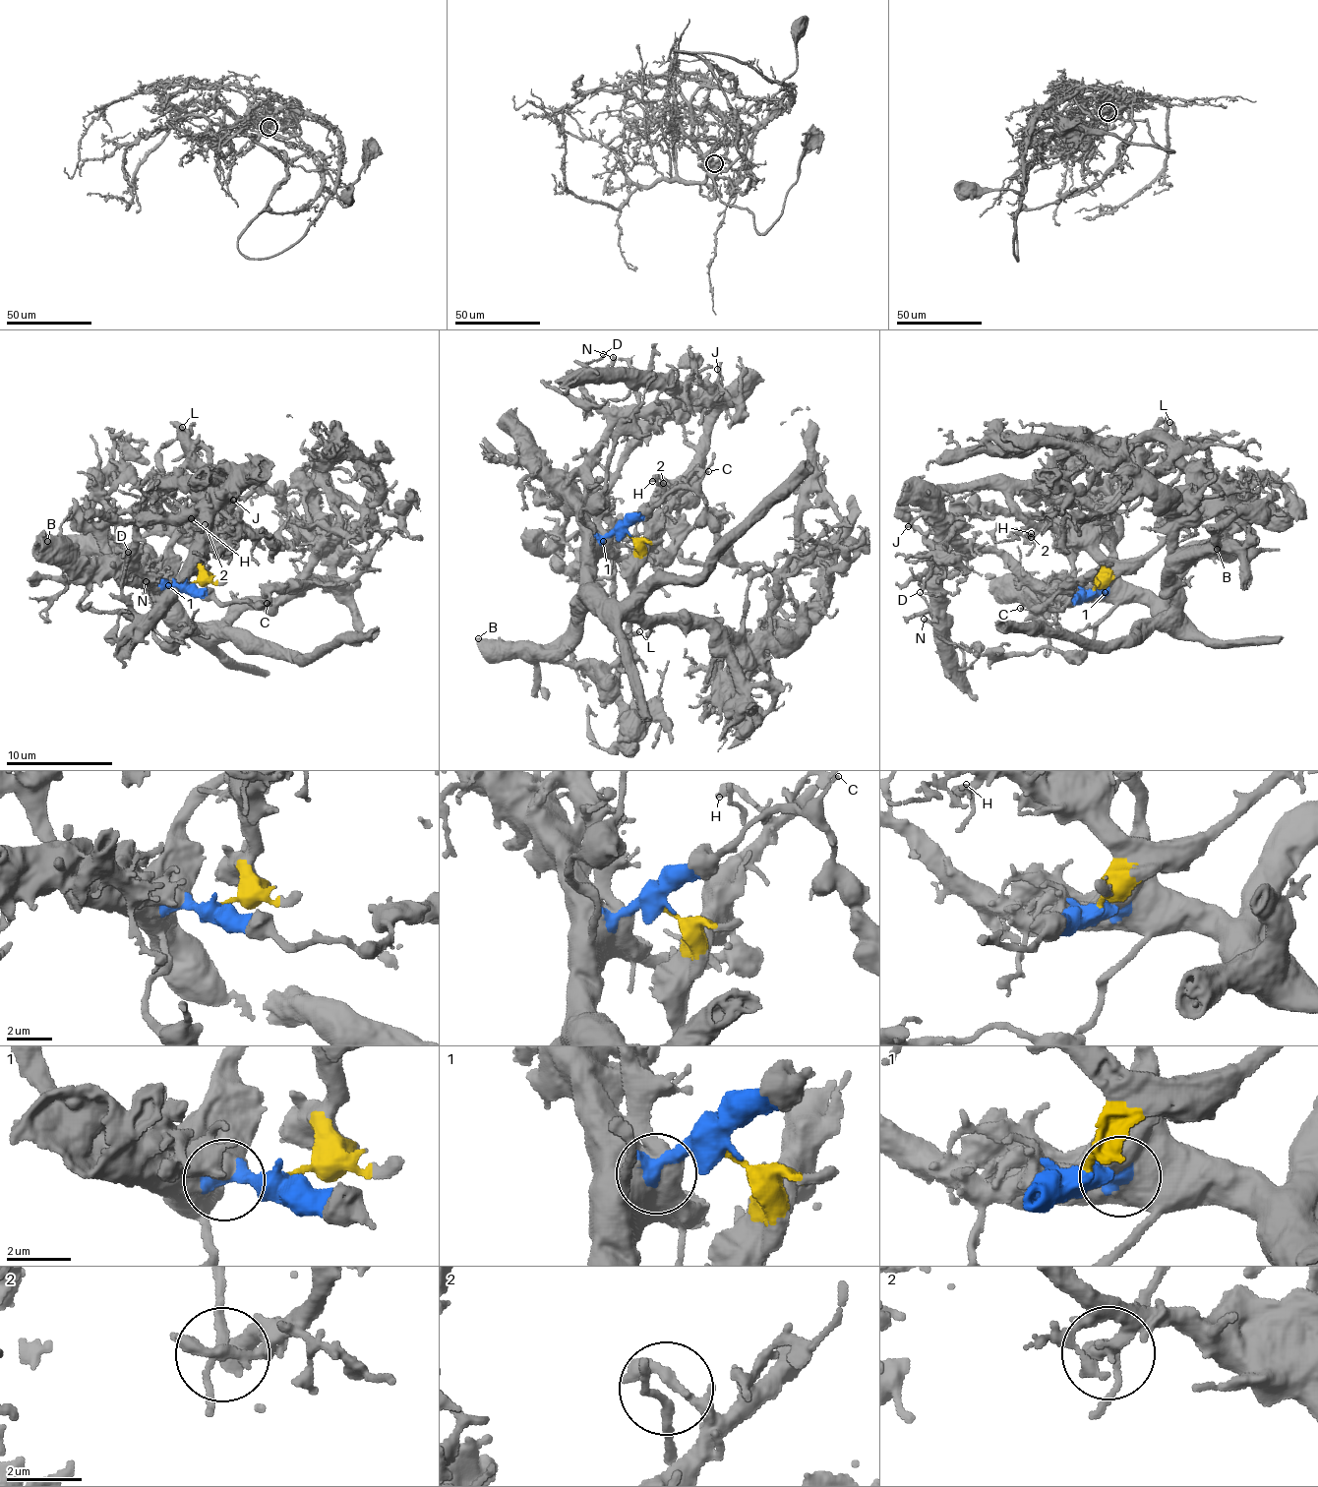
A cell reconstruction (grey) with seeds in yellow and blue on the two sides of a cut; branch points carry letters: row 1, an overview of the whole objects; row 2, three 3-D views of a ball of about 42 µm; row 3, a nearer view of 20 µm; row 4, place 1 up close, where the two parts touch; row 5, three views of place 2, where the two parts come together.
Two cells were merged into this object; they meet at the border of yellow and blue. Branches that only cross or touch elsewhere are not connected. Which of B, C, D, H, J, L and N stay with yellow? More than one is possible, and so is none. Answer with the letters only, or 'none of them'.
D, H, J, L, N

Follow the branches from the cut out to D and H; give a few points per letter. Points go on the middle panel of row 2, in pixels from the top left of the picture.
D: (626, 534), (639, 546), (647, 521), (695, 482), (712, 407), (663, 386), (597, 379), (585, 367), (604, 353)
H: (626, 534), (639, 546), (647, 521), (672, 502), (675, 492), (658, 478), (651, 482)

